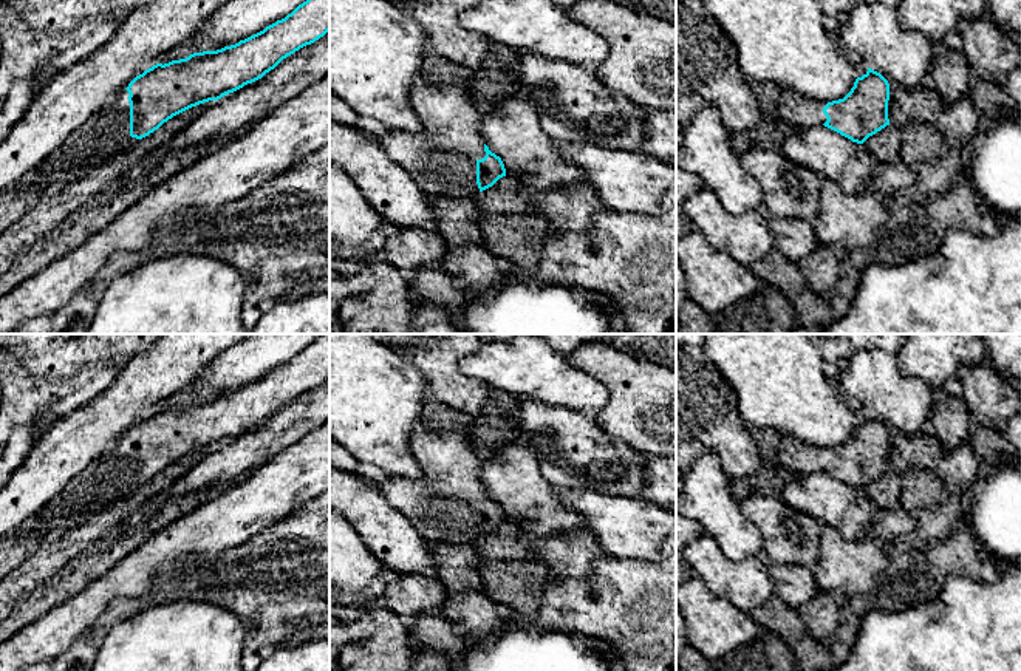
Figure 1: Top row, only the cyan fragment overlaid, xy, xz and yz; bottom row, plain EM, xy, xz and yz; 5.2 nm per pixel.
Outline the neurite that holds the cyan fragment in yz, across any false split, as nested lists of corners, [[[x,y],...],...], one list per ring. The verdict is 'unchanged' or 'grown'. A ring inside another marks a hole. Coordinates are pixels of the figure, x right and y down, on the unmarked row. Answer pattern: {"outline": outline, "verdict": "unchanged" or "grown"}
{"outline": [[[868,414],[843,445],[828,450],[804,444],[792,434],[781,434],[778,458],[795,476],[825,472],[852,489],[863,490],[890,472],[888,447],[888,427]]], "verdict": "grown"}

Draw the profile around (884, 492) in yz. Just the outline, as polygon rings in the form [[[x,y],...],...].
[[[890,470],[876,481],[869,482],[863,492],[876,507],[899,507],[900,487],[902,475]]]

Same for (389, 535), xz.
[[[330,468],[330,512],[337,512],[351,523],[367,549],[384,567],[398,574],[421,572],[435,577],[430,543],[416,532],[405,515],[388,504],[376,482],[357,473]]]

